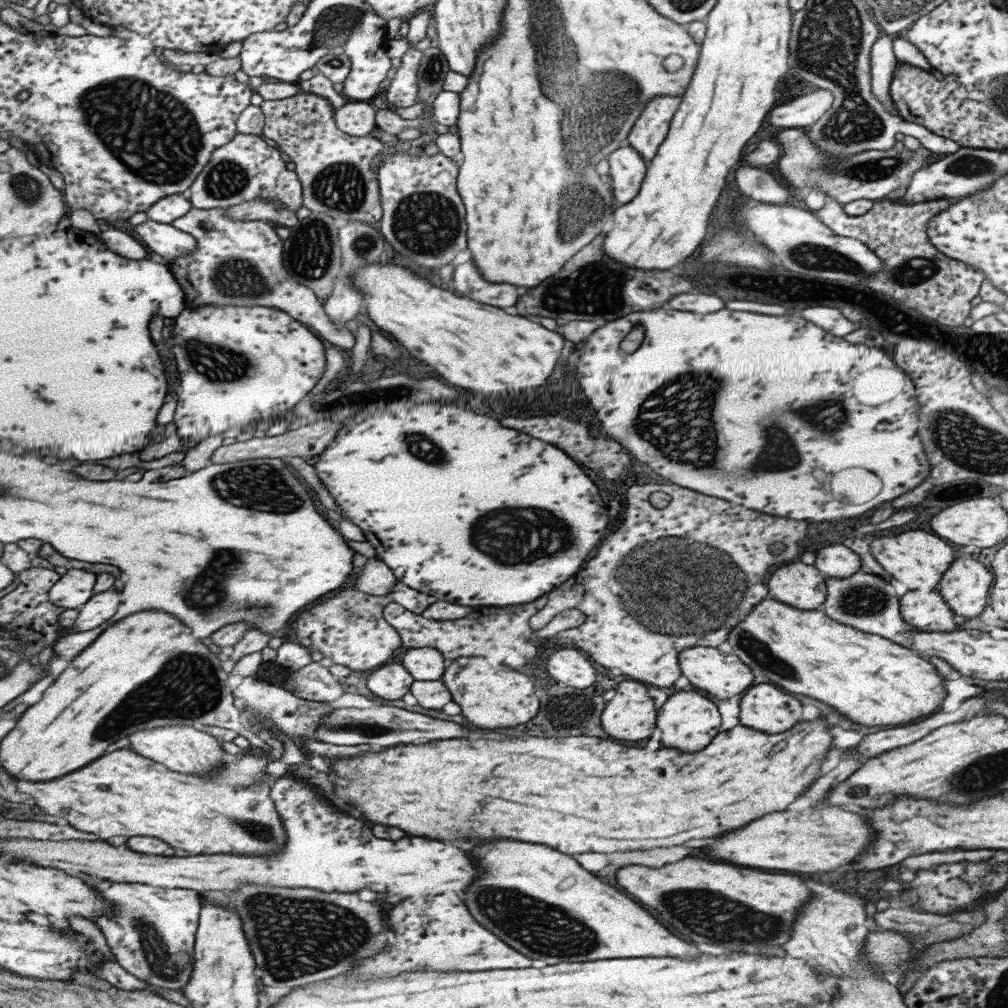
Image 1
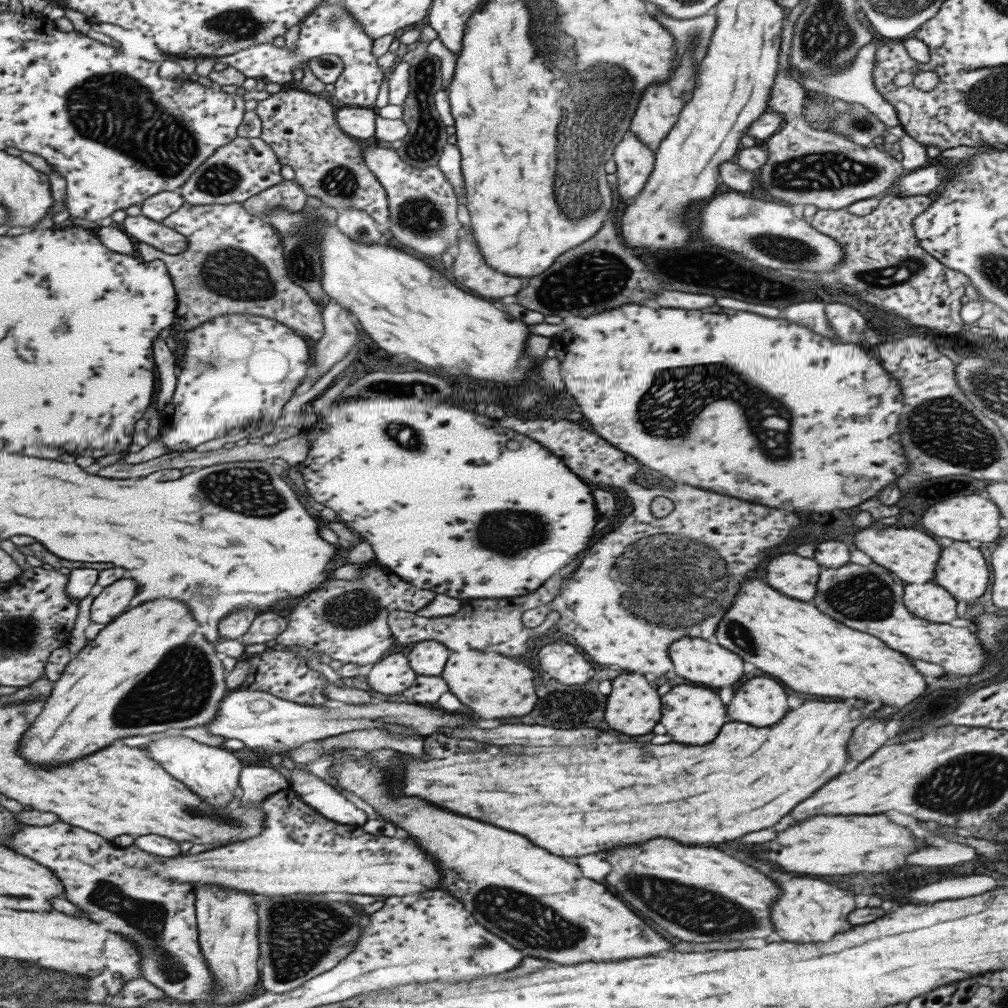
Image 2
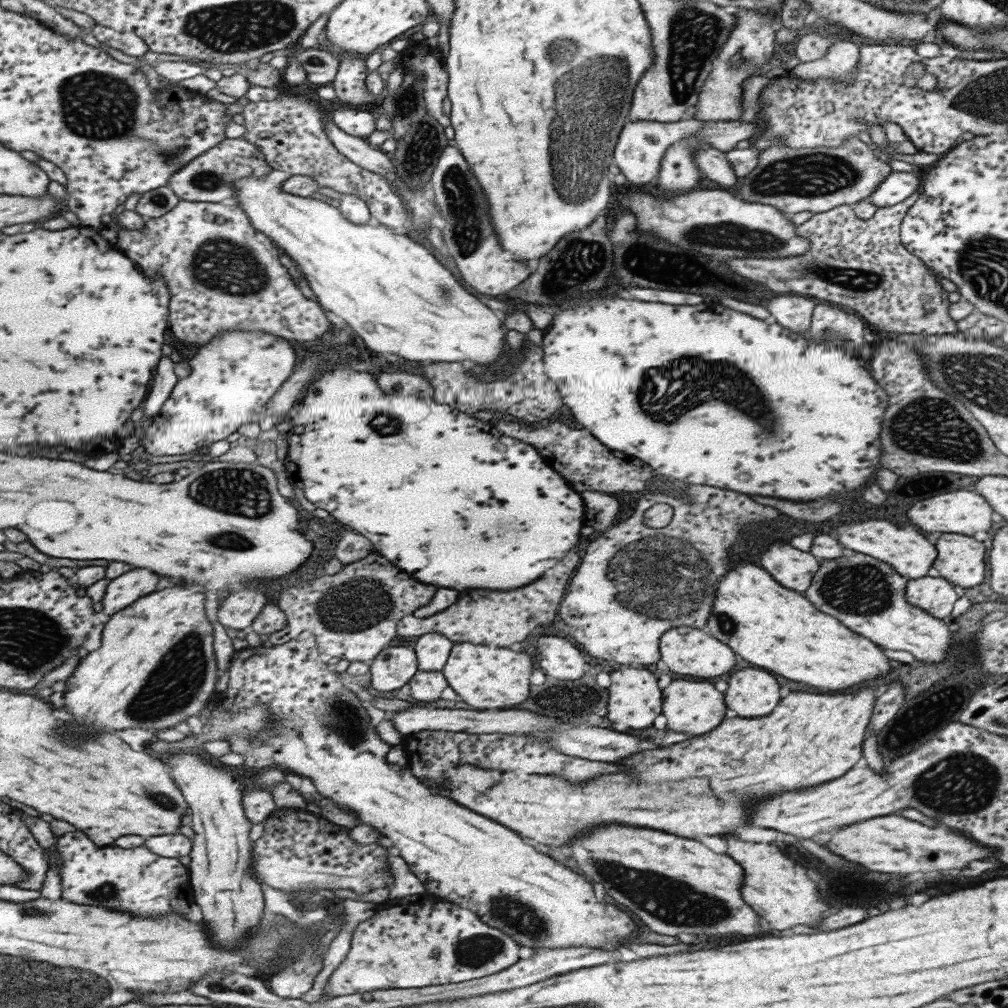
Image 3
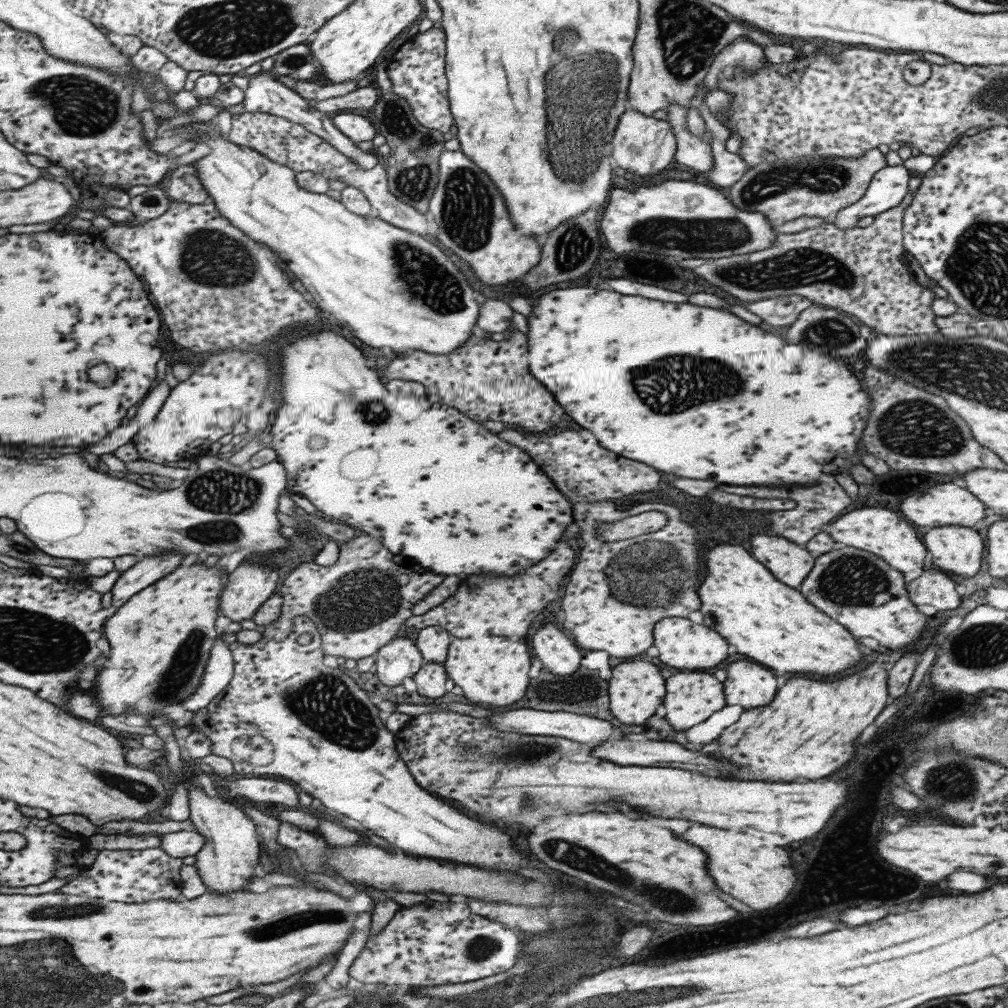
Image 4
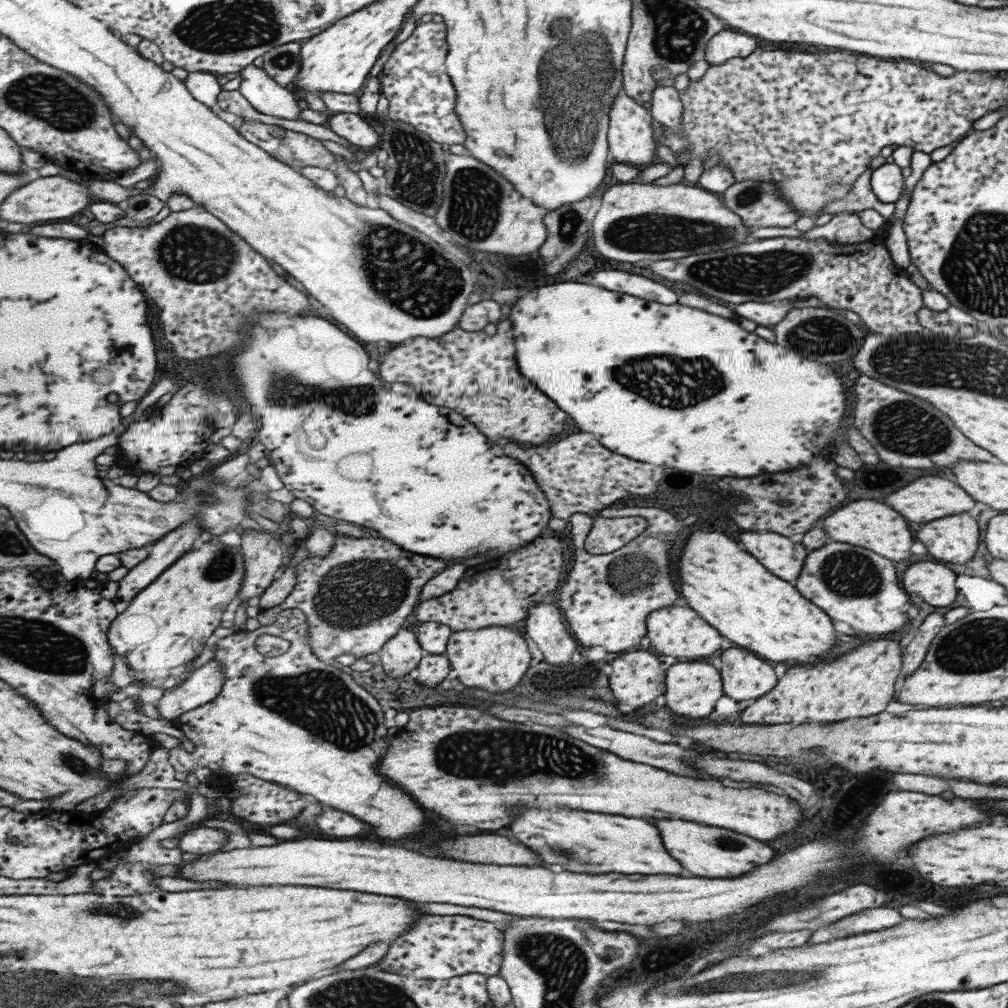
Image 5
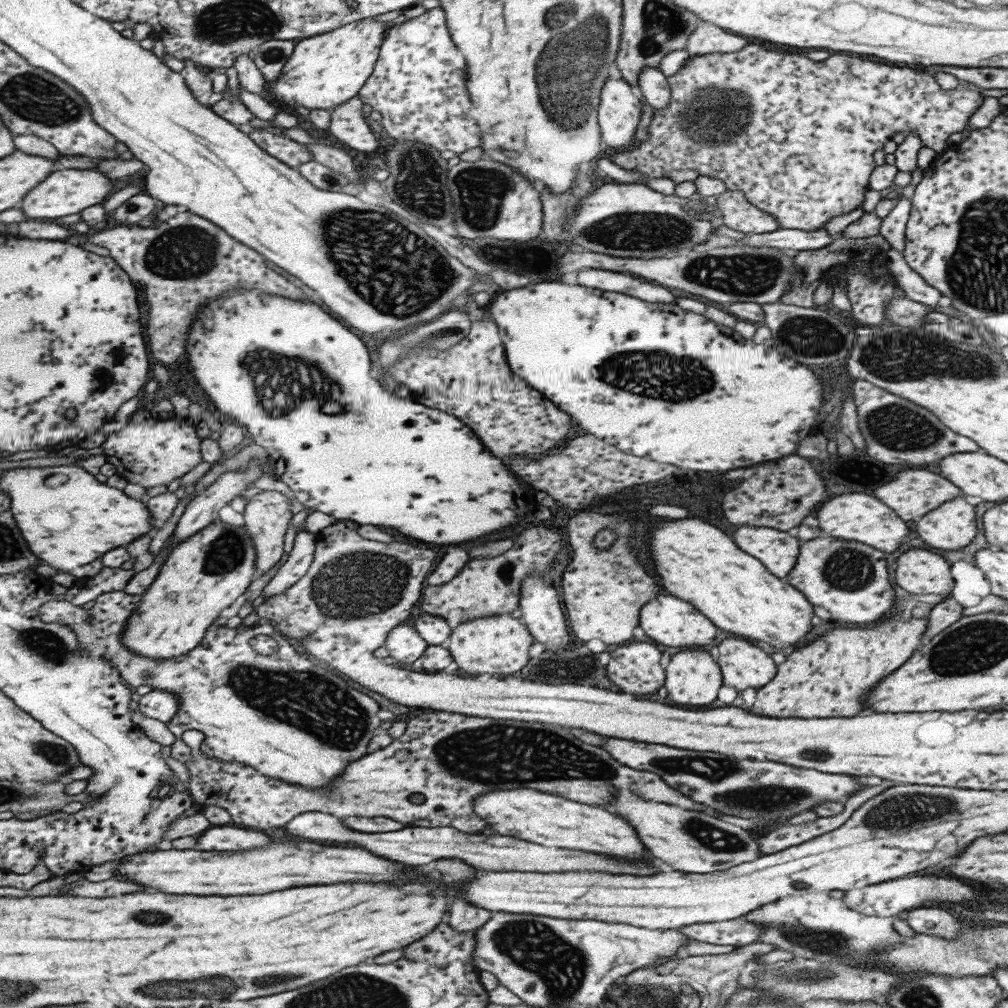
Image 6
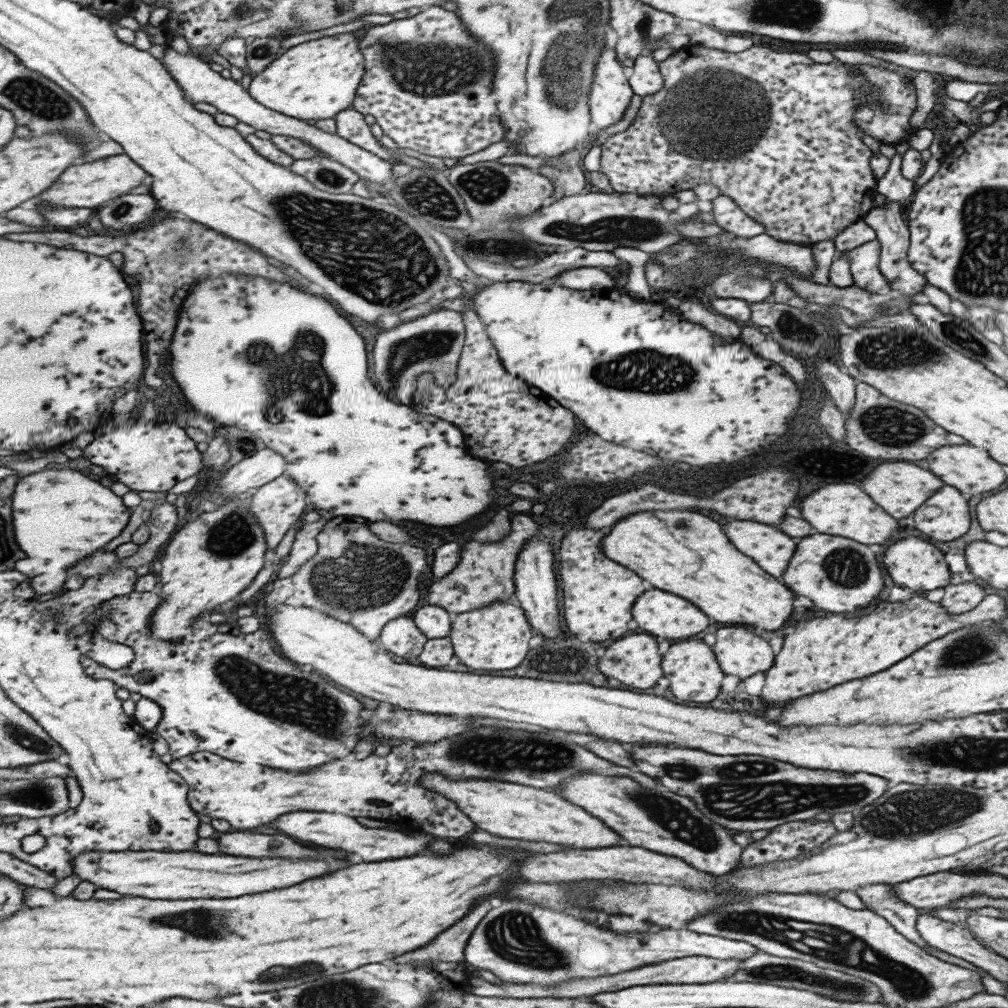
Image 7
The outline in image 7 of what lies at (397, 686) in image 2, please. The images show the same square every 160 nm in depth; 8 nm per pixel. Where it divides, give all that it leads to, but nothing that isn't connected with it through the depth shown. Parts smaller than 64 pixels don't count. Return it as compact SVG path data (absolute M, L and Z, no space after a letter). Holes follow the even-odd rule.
M411 615L386 622L377 640L395 656L415 661L426 641L426 636L415 626Z

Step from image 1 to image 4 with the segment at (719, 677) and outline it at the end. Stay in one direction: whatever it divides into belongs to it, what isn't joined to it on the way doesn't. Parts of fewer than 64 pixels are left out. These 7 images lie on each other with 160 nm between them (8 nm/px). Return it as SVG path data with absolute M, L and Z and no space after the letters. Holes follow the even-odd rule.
M665 617L653 626L653 644L657 648L659 660L667 666L681 670L707 670L719 666L727 656L727 642L717 636L714 630L703 624L695 624L689 619Z

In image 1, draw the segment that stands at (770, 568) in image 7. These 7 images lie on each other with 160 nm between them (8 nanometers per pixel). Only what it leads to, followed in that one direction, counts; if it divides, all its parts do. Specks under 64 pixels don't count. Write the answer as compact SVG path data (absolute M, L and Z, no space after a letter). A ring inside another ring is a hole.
M789 562L771 570L767 580L768 596L799 610L821 609L825 598L824 575L814 565Z

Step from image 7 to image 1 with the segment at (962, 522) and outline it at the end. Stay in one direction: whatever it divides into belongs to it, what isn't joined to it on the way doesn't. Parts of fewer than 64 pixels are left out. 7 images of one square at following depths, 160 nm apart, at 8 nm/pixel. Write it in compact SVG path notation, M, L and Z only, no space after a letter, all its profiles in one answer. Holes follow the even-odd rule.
M969 553L955 556L937 584L937 592L955 616L975 618L985 608L991 573Z

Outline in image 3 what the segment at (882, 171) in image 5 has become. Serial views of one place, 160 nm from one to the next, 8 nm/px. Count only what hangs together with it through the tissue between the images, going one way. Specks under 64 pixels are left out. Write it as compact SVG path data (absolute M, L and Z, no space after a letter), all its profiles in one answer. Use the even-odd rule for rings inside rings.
M891 171L868 196L876 208L891 206L905 200L919 185L916 172Z

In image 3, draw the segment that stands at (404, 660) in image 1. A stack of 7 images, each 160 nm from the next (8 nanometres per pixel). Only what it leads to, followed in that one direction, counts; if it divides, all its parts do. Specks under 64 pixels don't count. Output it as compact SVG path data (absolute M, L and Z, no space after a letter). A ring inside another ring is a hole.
M428 632L417 637L413 646L419 671L437 671L443 668L449 656L451 641L439 633Z

